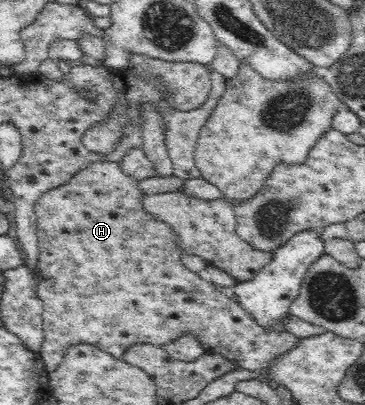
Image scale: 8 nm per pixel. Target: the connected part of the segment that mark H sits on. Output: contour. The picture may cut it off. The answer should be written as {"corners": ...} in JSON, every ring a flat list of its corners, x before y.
{"corners":[[91,163,86,169,74,174,65,184,48,190,35,201,34,212,37,219,37,230,34,233,37,235,37,247,40,251,37,295,43,303,42,318,45,333,44,343,39,354,45,365,45,371,54,373,60,367,59,363,62,361,67,349,72,345,84,343,96,345,102,351,121,359,131,345,148,342,152,345,164,347,180,336,192,333,192,335,199,336,200,340,206,344,208,352,220,354,235,362,236,366,255,373,268,369,276,357,282,356,290,348,298,345,299,337,284,329,261,328,259,324,256,324,255,319,245,312,239,304,226,296,221,289,217,288,216,284,213,285,212,280,207,278,205,273,196,273,196,270,188,269,188,266,184,265,182,261,182,255,185,251,181,247,180,239,176,236,176,231,170,225,167,225,164,220,158,220,158,218,144,210,144,202,141,200,143,197,144,192,140,192,139,182,124,173,120,165,116,163]]}

